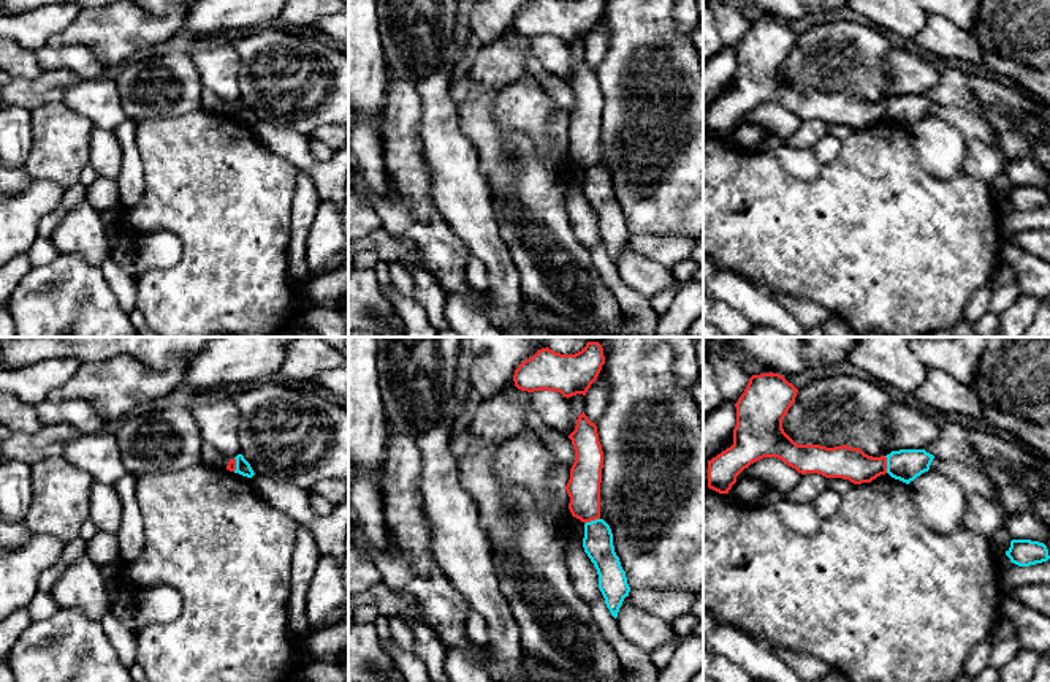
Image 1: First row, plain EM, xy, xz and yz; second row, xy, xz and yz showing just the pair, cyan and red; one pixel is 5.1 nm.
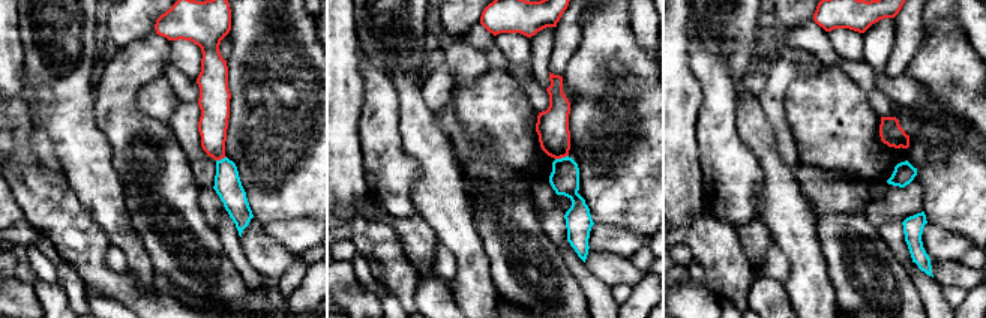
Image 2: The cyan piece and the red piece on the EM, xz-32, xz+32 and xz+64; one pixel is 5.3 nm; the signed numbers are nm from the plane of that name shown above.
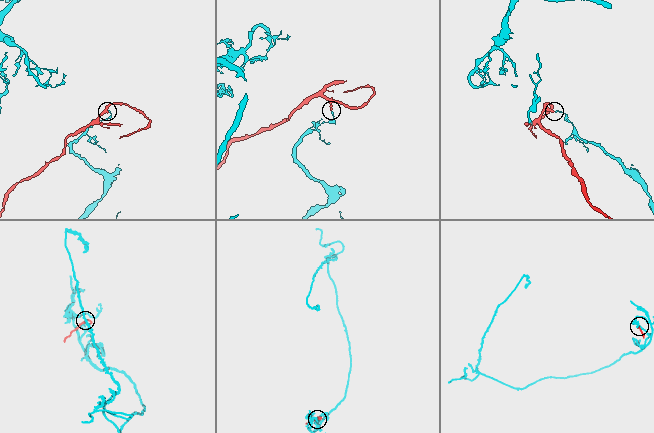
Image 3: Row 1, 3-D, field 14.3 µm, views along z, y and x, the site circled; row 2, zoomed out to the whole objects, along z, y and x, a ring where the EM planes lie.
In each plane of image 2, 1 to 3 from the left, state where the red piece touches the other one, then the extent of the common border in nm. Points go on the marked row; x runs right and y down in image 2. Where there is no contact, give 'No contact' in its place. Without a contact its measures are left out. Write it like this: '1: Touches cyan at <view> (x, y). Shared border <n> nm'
1: Touches cyan at xz-32 (221, 159). Shared border 60 nm
2: Touches cyan at xz+32 (562, 158). Shared border 80 nm
3: No contact

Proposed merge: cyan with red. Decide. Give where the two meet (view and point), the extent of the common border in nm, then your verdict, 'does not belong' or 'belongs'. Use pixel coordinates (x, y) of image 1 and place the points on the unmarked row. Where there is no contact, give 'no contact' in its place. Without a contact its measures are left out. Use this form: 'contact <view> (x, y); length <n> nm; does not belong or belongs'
contact yz (887, 109); length 90 nm; does not belong

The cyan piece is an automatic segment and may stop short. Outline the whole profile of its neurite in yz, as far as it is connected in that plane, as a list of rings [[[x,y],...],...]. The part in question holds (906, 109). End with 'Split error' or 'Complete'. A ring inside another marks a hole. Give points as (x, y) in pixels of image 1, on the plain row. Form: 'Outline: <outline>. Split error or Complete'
Outline: [[[900,95],[892,97],[887,103],[887,119],[906,130],[930,116],[934,104],[925,95]]]. Complete

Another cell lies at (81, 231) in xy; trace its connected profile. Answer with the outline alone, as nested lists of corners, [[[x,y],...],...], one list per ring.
[[[89,203],[70,209],[49,239],[60,253],[76,253],[93,266],[101,266],[112,252],[101,212]]]

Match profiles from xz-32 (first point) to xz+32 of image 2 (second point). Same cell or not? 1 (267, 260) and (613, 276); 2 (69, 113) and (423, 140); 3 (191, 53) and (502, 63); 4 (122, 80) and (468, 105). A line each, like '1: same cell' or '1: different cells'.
1: same cell
2: same cell
3: different cells
4: different cells

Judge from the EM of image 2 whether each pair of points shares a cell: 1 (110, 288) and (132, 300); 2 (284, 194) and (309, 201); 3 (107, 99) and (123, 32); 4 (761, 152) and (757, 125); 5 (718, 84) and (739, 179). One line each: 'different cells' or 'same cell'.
1: same cell
2: same cell
3: different cells
4: same cell
5: same cell

